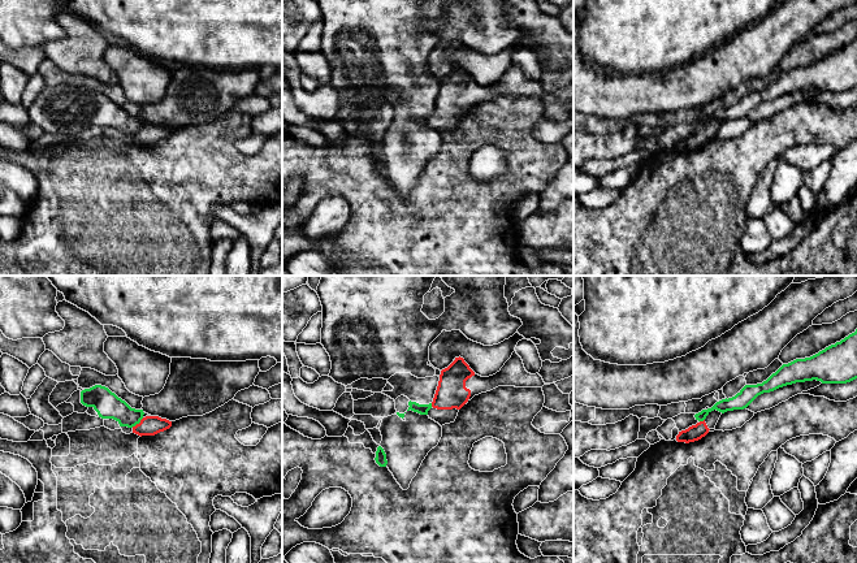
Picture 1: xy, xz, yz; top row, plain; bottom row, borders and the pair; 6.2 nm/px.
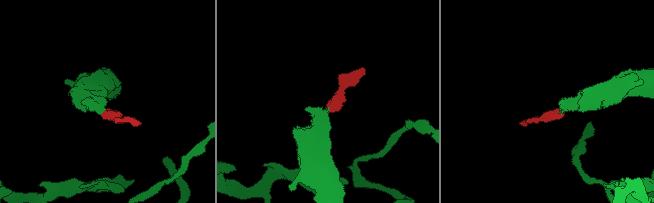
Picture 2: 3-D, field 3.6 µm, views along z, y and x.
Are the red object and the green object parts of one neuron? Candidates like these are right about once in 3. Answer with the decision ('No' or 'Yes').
No

